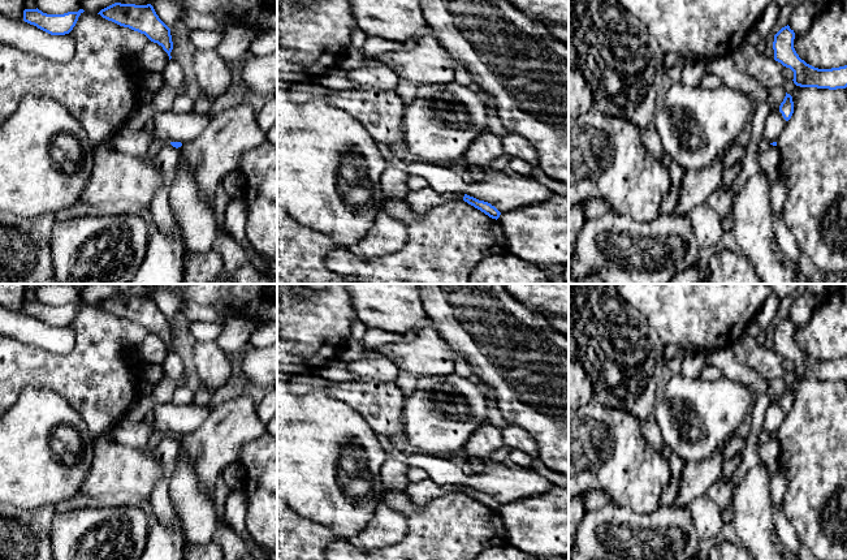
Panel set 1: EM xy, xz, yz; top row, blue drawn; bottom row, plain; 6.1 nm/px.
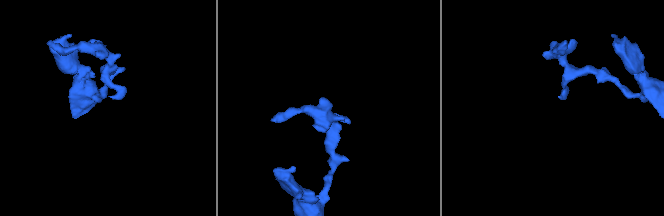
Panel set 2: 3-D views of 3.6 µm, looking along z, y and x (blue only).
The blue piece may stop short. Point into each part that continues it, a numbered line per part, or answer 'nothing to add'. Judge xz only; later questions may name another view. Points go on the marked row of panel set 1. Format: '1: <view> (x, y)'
nothing to add

